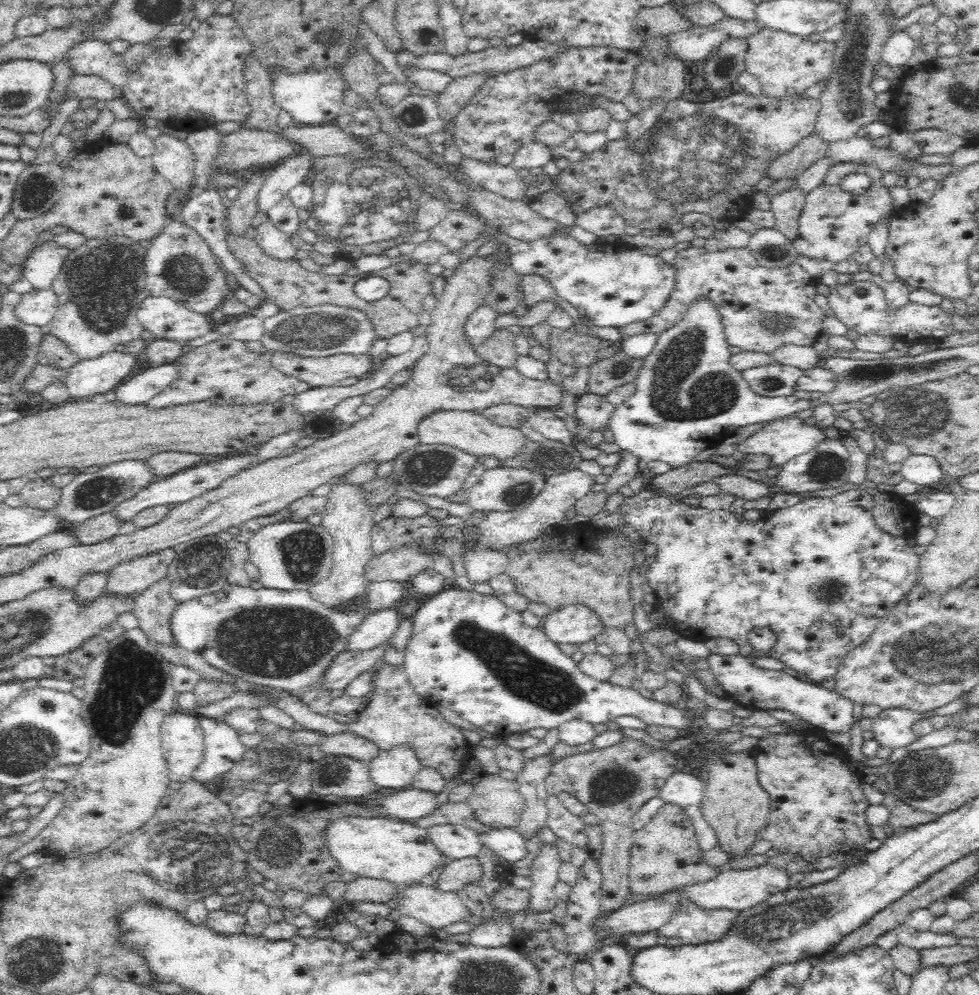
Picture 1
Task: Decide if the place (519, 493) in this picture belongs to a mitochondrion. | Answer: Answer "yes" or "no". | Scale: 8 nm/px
yes

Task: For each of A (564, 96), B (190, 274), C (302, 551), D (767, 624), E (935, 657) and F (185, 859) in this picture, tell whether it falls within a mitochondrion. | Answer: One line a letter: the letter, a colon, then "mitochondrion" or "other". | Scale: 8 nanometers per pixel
A: mitochondrion
B: mitochondrion
C: mitochondrion
D: other
E: mitochondrion
F: mitochondrion

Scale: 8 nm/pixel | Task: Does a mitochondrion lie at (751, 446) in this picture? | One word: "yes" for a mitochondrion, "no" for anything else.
no

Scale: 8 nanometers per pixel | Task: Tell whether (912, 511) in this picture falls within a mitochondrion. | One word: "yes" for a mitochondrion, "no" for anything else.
no

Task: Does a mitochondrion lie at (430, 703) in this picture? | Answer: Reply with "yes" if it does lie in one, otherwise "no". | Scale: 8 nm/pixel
no

